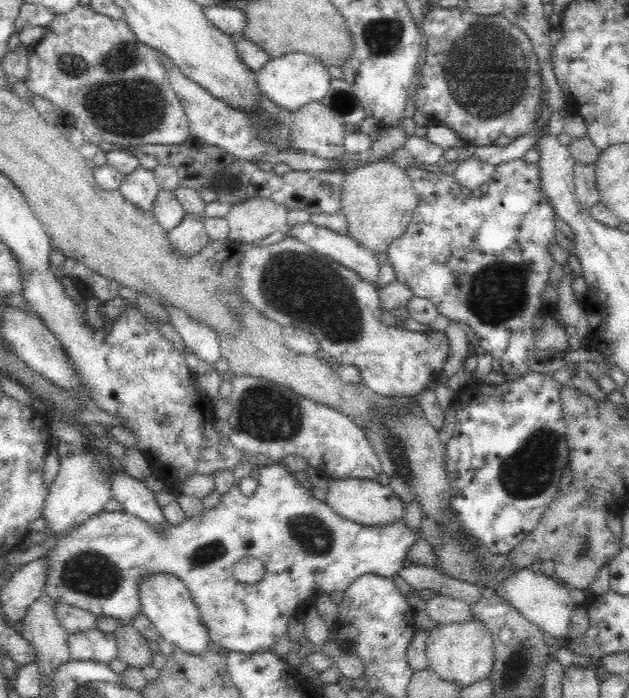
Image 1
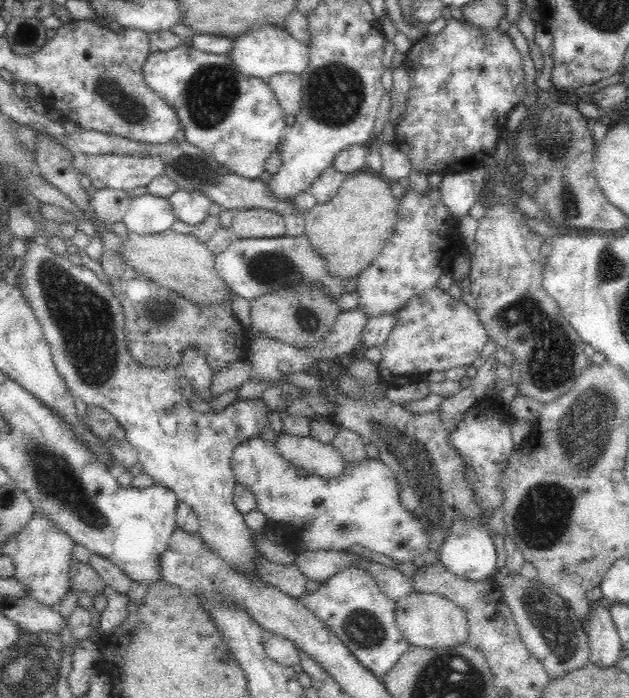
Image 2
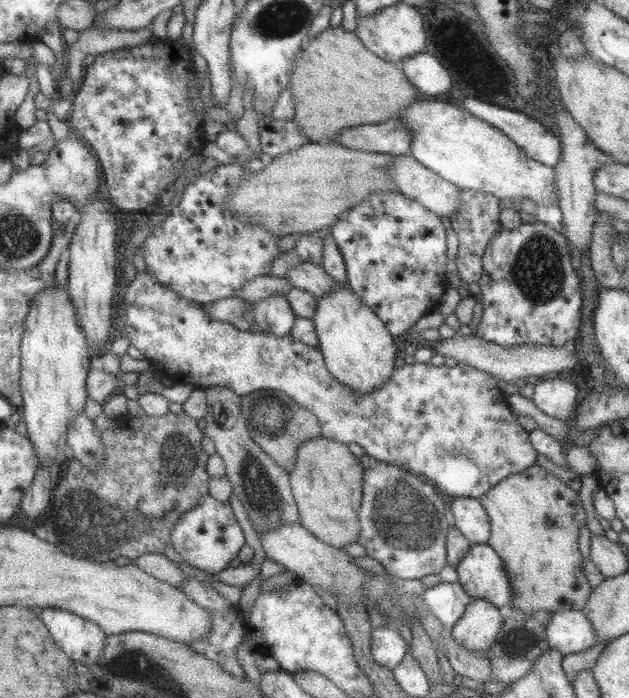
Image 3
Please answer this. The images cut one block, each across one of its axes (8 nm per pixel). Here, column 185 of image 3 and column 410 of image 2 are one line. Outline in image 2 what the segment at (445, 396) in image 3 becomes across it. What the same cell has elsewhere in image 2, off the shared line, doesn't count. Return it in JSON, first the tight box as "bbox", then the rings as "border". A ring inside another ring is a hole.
{"bbox":[378,286,490,388],"border":[[[438,286],[414,296],[396,314],[398,322],[388,342],[382,346],[384,358],[378,362],[380,380],[388,388],[426,382],[426,376],[434,370],[446,372],[450,368],[472,366],[480,362],[482,348],[486,342],[490,342],[488,332],[478,318],[478,312],[470,310],[462,300],[454,300],[448,296],[448,292],[438,290]]]}

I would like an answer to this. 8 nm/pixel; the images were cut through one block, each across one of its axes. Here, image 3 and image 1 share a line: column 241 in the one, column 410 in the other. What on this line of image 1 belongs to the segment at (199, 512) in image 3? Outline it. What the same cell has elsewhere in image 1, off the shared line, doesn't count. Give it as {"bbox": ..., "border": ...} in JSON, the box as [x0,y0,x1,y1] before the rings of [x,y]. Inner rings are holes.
{"bbox":[44,464,422,654],"border":[[[282,464],[256,466],[252,476],[258,480],[258,490],[252,496],[244,496],[236,484],[220,496],[220,502],[214,508],[204,508],[198,516],[186,518],[176,526],[152,526],[122,510],[100,512],[84,520],[78,528],[68,532],[52,552],[46,554],[52,568],[44,592],[60,604],[82,608],[96,616],[112,616],[122,622],[132,622],[132,618],[144,614],[140,604],[140,584],[152,576],[178,576],[192,592],[202,622],[214,644],[228,652],[264,654],[270,652],[284,634],[288,634],[290,618],[304,614],[310,598],[322,592],[346,592],[356,580],[360,580],[360,576],[376,574],[394,578],[404,568],[408,550],[422,540],[422,536],[414,536],[404,522],[388,528],[372,528],[340,518],[326,502],[320,502],[306,492]],[[242,558],[262,560],[266,572],[260,586],[242,584],[234,578],[234,566]]]}

